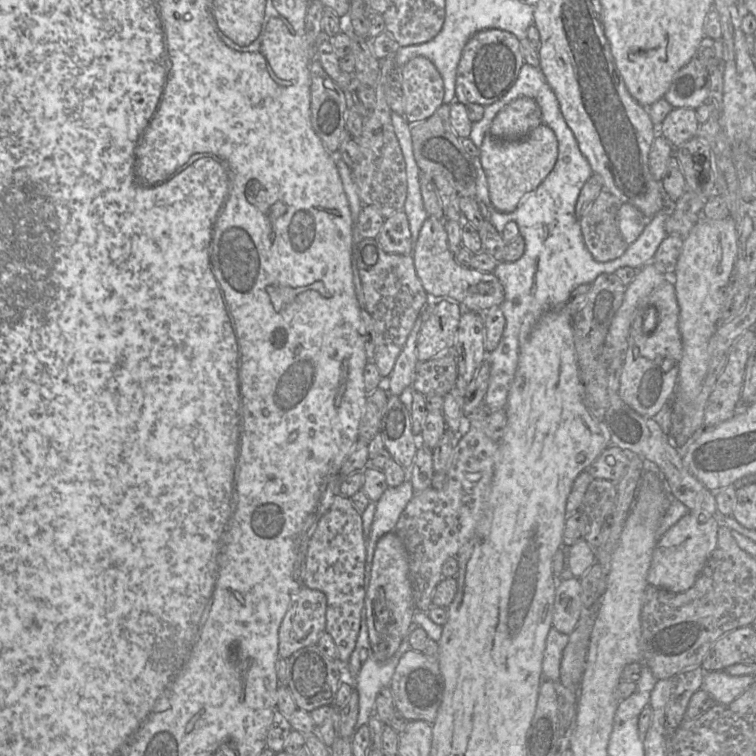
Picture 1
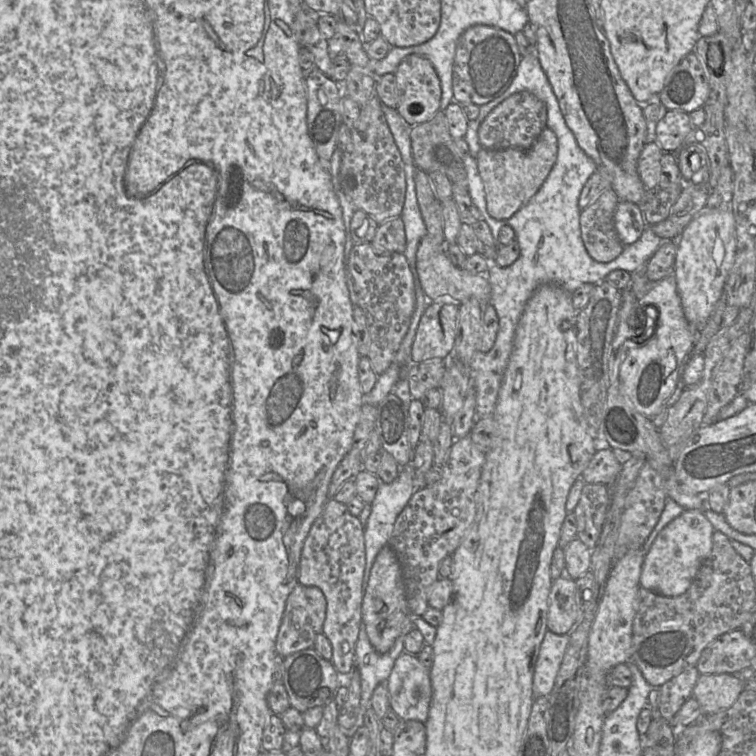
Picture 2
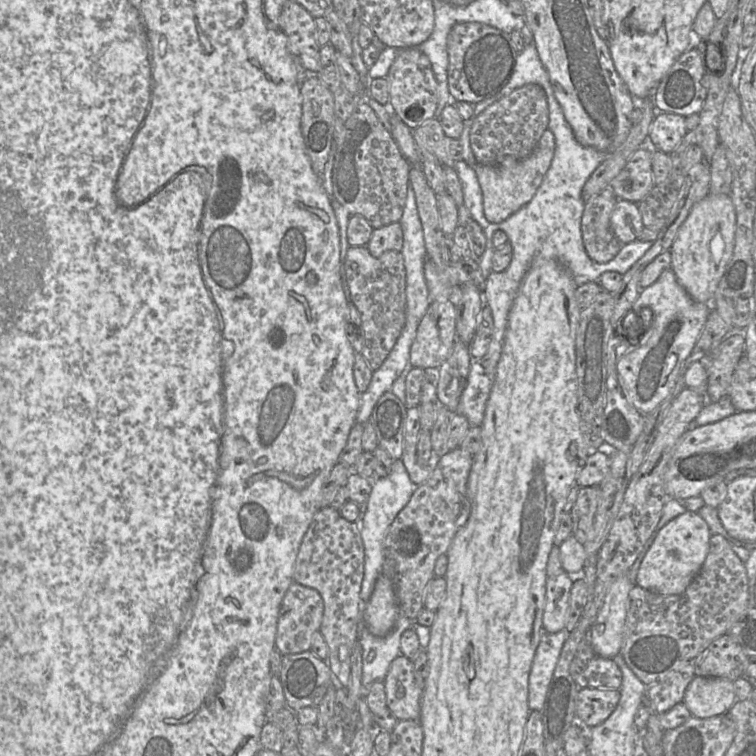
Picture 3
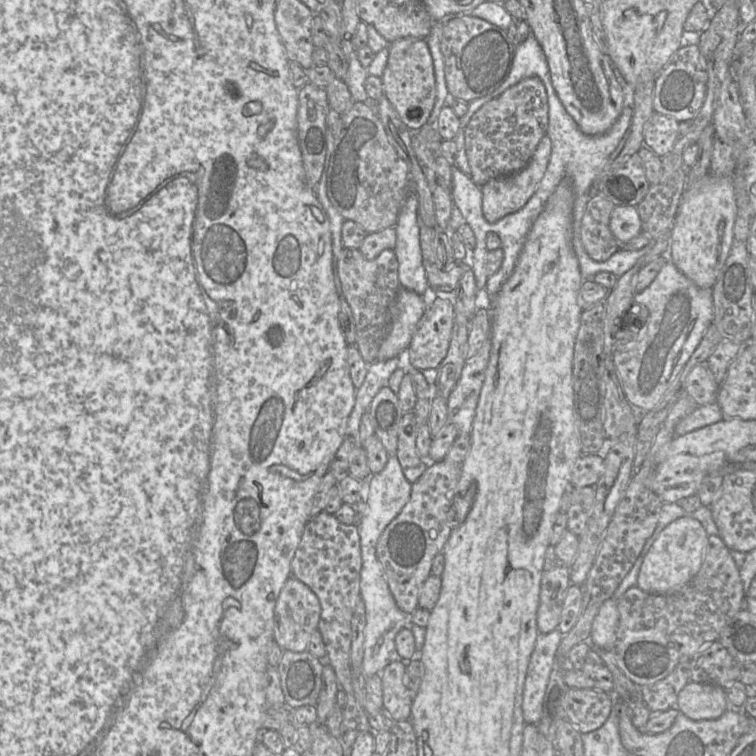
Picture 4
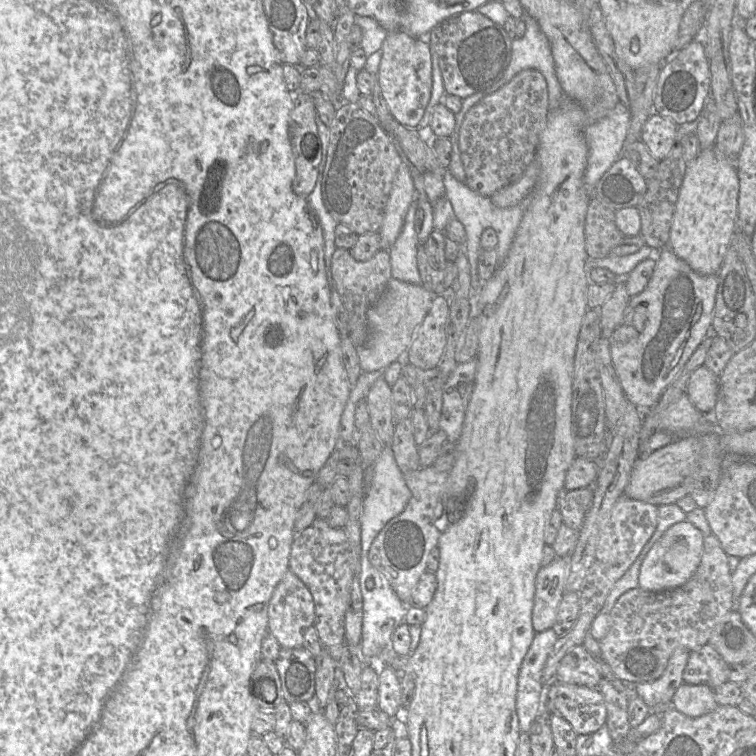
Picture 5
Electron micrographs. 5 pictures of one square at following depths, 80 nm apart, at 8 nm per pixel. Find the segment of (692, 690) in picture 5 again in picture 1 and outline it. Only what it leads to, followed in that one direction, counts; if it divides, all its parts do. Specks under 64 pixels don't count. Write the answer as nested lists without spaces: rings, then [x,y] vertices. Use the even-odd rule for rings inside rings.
[[[704,671],[701,689],[718,704],[729,704],[751,687],[752,675],[733,676],[725,671]]]

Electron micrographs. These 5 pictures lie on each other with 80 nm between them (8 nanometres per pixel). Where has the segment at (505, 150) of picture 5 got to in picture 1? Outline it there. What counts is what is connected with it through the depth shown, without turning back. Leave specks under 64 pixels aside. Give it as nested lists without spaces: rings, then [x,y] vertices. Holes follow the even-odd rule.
[[[519,97],[503,107],[494,117],[489,133],[500,140],[515,141],[542,124],[542,112],[536,101]]]

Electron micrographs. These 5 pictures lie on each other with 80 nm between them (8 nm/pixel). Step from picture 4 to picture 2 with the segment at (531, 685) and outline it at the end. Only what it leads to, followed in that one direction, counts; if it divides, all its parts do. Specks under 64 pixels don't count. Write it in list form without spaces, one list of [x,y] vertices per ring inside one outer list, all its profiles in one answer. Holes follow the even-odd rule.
[[[549,630],[545,633],[533,675],[534,700],[547,697],[552,691],[568,643],[569,634],[559,635]]]

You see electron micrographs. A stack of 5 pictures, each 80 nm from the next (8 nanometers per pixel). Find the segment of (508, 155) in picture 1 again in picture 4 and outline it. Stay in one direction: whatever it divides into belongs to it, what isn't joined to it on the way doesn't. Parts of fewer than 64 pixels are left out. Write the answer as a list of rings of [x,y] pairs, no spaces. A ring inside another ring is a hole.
[[[545,135],[524,169],[511,176],[492,179],[481,187],[482,211],[488,222],[495,223],[506,215],[518,211],[528,202],[546,172],[550,156],[551,139]]]

